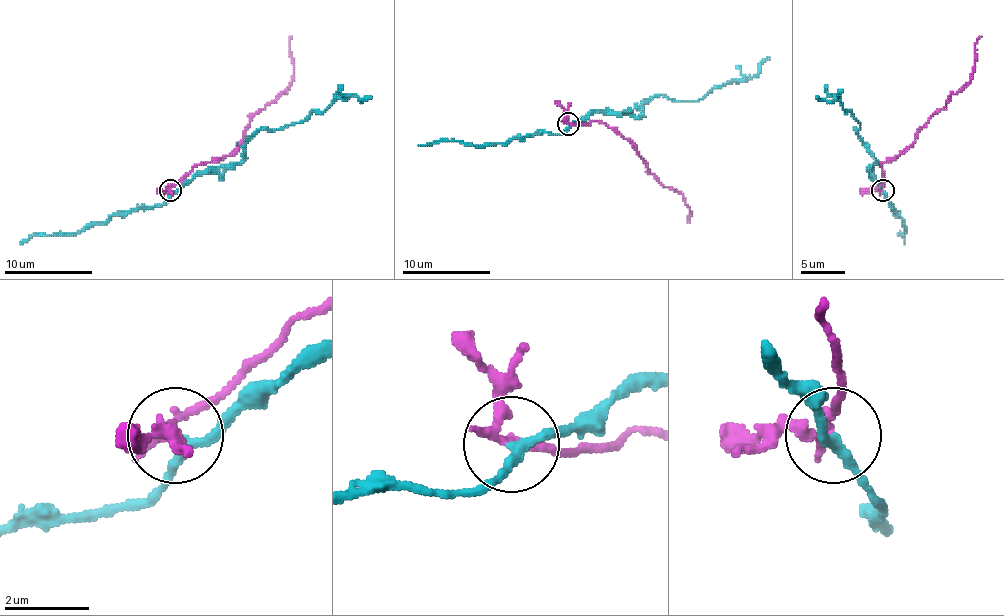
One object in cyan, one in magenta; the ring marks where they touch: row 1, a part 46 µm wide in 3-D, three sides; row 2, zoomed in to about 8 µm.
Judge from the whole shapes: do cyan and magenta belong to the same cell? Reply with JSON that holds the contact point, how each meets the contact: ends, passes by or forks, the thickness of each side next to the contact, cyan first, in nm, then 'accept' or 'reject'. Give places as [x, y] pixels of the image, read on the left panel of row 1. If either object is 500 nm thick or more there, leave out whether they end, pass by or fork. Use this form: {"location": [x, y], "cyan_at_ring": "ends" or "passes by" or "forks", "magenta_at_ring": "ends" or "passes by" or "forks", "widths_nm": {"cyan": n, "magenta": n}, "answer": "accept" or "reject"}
{"location": [170, 190], "cyan_at_ring": "passes by", "magenta_at_ring": "passes by", "widths_nm": {"cyan": 200, "magenta": 200}, "answer": "reject"}

